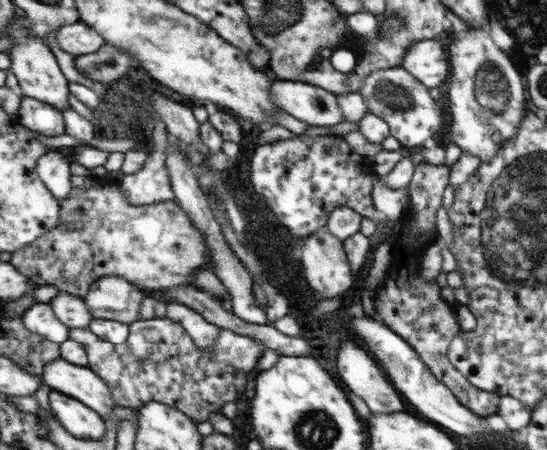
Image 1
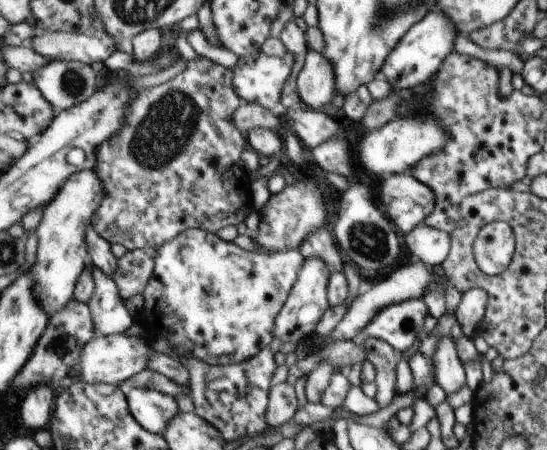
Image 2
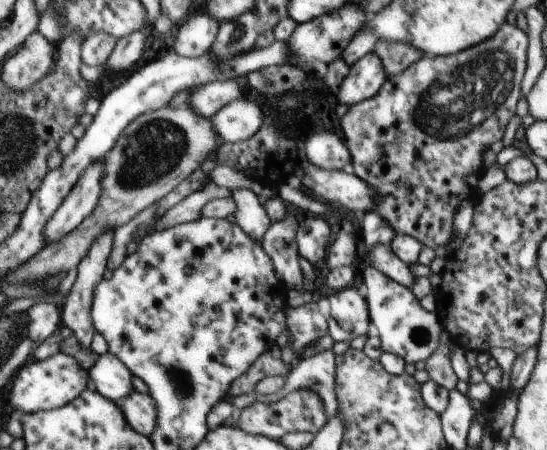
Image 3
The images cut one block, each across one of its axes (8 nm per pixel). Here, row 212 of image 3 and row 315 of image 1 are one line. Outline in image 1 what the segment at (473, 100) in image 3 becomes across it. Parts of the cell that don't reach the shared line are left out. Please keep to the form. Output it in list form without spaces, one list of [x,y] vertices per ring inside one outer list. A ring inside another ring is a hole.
[[[428,163],[416,166],[409,185],[411,204],[404,211],[402,218],[407,225],[418,227],[421,234],[419,236],[398,234],[398,237],[394,237],[394,262],[387,272],[387,278],[376,291],[374,310],[388,329],[400,335],[417,352],[420,361],[450,389],[460,404],[482,417],[487,417],[499,411],[500,396],[476,388],[460,374],[458,369],[446,370],[446,348],[452,336],[460,332],[460,326],[456,322],[454,310],[440,298],[440,286],[436,279],[424,280],[421,275],[422,254],[432,245],[441,243],[436,230],[436,212],[442,205],[442,196],[449,184],[449,169],[445,165],[436,166]]]

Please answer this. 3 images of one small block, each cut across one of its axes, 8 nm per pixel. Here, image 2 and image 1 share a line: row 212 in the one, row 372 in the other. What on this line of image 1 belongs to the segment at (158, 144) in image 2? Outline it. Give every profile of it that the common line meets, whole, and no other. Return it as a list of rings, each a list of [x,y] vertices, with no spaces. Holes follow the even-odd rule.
[[[168,318],[138,320],[131,325],[131,336],[125,344],[113,344],[103,340],[91,329],[72,329],[72,339],[86,346],[89,352],[90,369],[96,370],[112,389],[113,397],[118,405],[141,409],[145,404],[158,401],[187,414],[196,423],[206,422],[216,413],[222,413],[226,402],[237,402],[238,392],[245,392],[247,376],[256,367],[256,362],[263,356],[264,344],[260,340],[252,340],[250,336],[222,329],[212,345],[211,352],[200,350],[192,341],[186,330]]]

